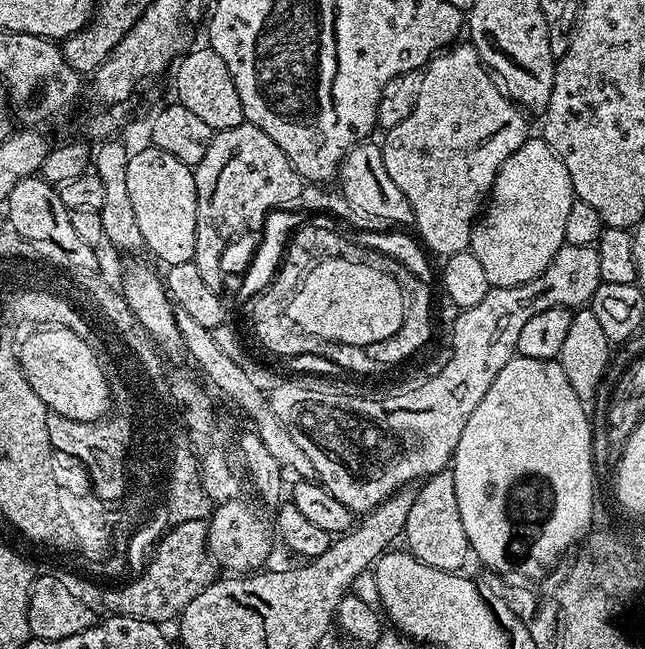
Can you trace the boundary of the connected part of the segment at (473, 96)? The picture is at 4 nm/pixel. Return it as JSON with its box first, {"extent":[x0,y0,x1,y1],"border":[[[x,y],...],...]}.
{"extent":[382,43,529,258],"border":[[[457,43],[428,61],[420,77],[414,110],[398,126],[383,133],[382,151],[386,174],[406,194],[406,202],[412,207],[414,228],[420,231],[419,239],[429,253],[437,252],[440,258],[447,258],[471,245],[473,227],[489,199],[502,162],[529,139],[528,120],[523,115],[527,116],[485,68],[471,43]]]}

